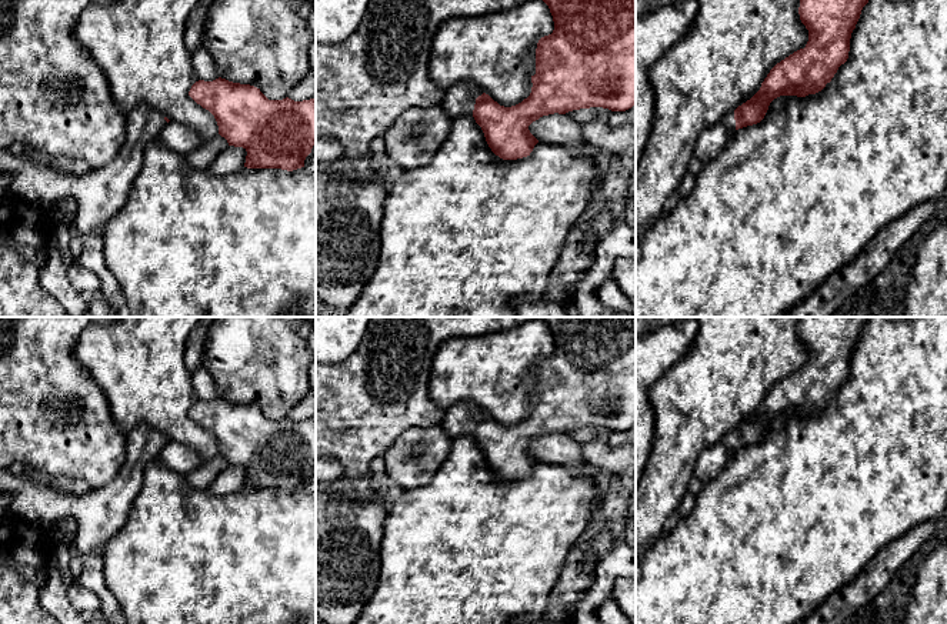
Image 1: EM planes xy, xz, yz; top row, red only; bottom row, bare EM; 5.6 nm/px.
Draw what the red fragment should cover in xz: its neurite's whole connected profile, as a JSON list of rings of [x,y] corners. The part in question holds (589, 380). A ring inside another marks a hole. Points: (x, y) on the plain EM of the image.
[[[636,317],[540,318],[550,328],[554,350],[537,363],[530,416],[504,427],[473,403],[457,403],[440,424],[451,438],[471,434],[491,471],[503,480],[530,475],[538,460],[528,446],[543,436],[590,427],[626,431],[636,426]]]

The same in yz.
[[[800,317],[800,340],[808,350],[806,367],[777,383],[761,403],[760,410],[736,430],[728,431],[720,444],[733,454],[738,448],[760,443],[770,423],[780,416],[806,417],[821,411],[838,387],[847,381],[851,353],[868,320],[870,317]]]

